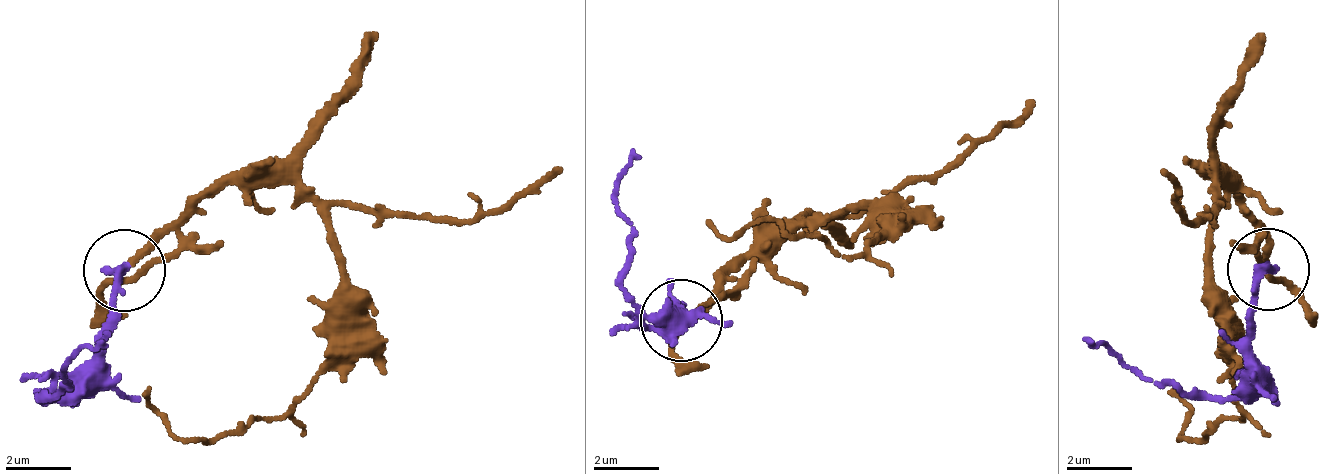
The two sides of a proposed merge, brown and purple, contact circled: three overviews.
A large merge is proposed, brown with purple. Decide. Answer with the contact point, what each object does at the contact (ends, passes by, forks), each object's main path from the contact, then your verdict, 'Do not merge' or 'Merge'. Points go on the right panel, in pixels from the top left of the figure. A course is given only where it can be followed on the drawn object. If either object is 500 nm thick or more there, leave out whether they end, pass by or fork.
Place: (1268, 269). At the ring brown forks. At the ring purple ends. Course of brown: (1271, 263), (1221, 182), (1206, 223), (1219, 355), (1243, 420), (1175, 436), (1186, 411), (1164, 394). Course of purple: (1269, 271), (1255, 353), (1241, 393), (1195, 393), (1176, 385), (1134, 377), (1085, 336). Merge

